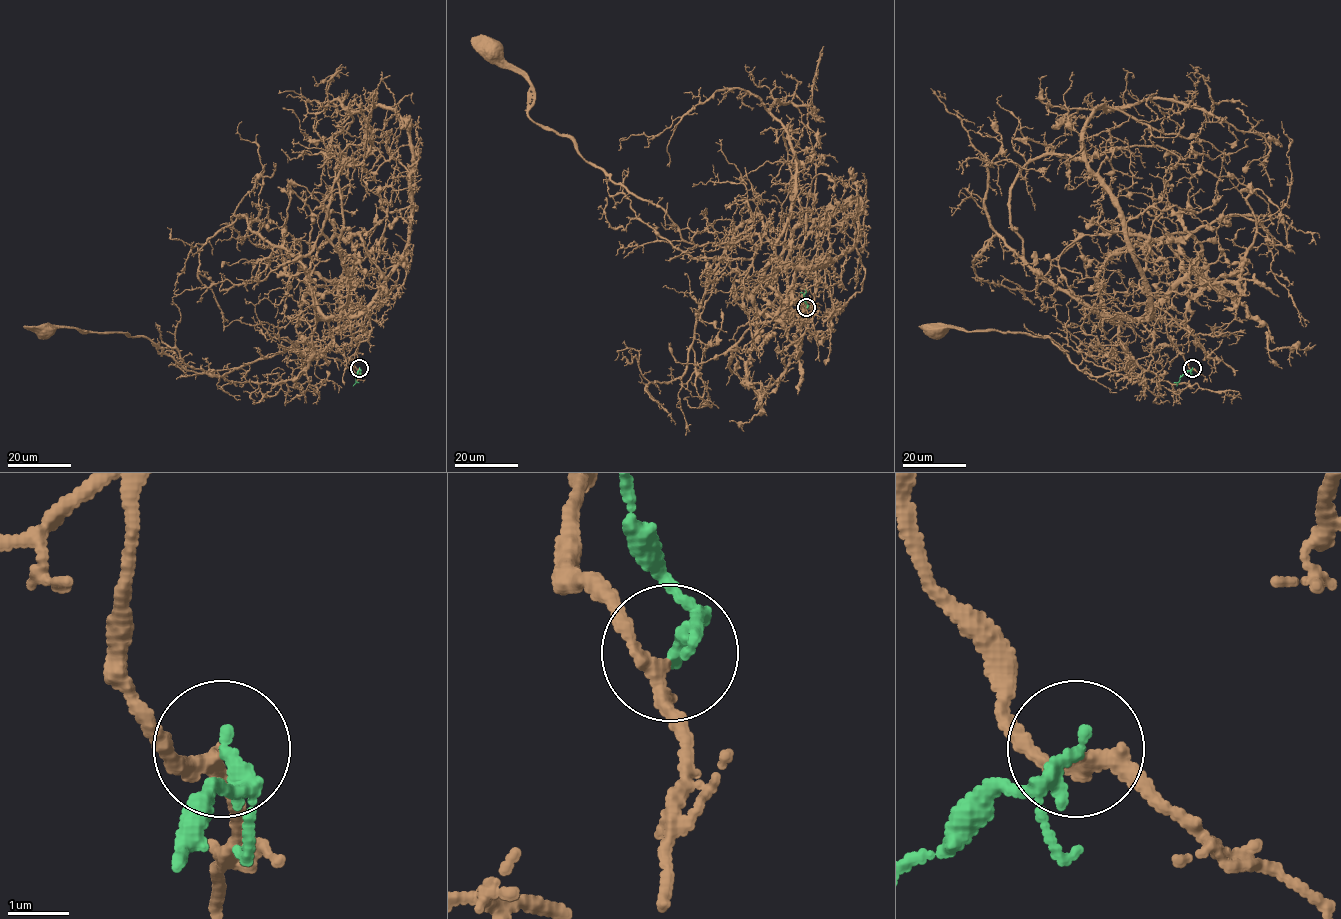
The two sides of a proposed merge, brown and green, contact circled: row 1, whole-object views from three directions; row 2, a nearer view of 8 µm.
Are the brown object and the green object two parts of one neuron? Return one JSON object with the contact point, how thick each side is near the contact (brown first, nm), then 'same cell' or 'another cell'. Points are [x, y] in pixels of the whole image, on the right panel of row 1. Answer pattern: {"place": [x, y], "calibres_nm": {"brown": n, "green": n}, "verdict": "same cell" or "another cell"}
{"place": [1192, 368], "calibres_nm": {"brown": 240, "green": 190}, "verdict": "same cell"}

